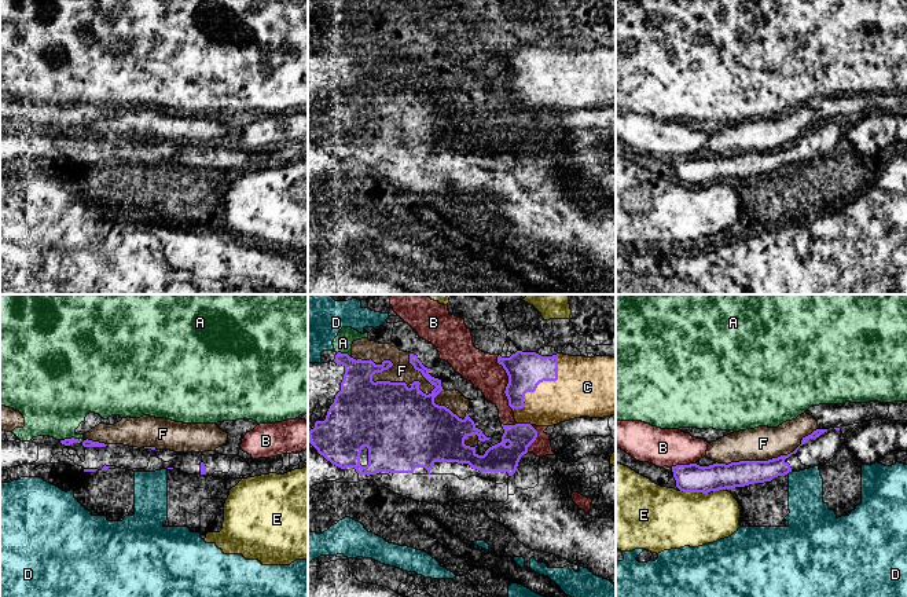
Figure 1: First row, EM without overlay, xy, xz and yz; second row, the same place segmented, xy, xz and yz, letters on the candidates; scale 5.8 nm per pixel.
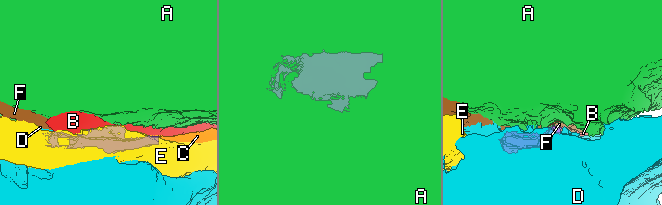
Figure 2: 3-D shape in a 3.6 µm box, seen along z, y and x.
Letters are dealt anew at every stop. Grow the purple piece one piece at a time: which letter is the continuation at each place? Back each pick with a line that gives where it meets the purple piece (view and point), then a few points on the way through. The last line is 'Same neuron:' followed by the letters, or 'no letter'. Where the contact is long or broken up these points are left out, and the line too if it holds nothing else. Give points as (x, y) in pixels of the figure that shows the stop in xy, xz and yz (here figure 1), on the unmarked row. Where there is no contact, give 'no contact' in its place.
C: contact xz (540, 73)
Same neuron: C

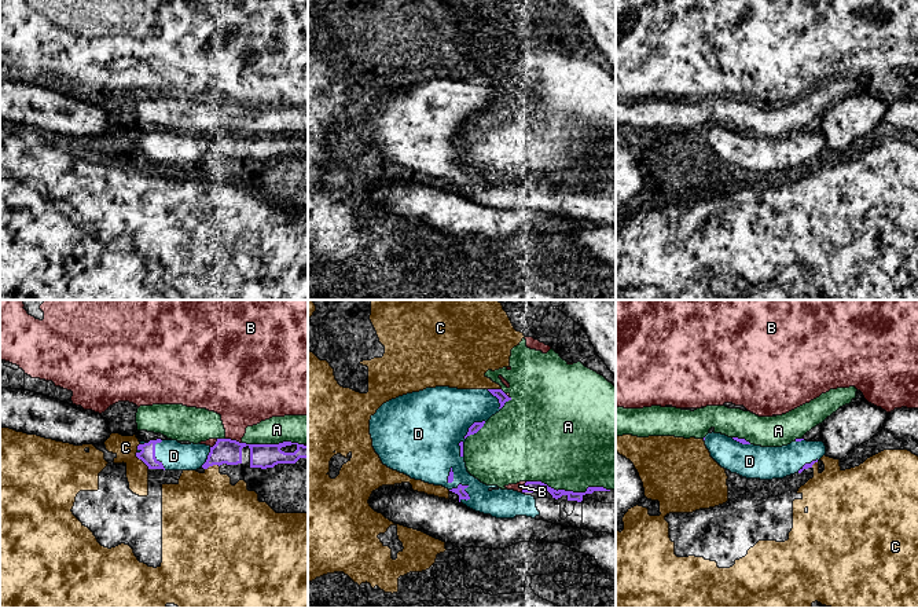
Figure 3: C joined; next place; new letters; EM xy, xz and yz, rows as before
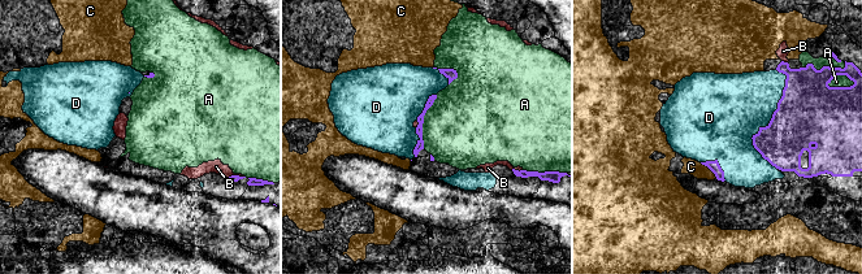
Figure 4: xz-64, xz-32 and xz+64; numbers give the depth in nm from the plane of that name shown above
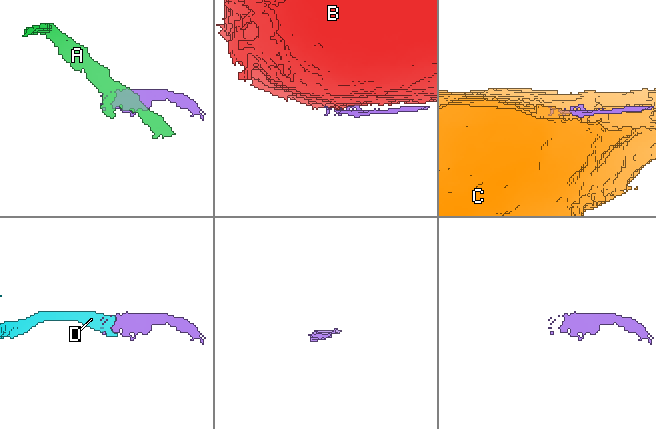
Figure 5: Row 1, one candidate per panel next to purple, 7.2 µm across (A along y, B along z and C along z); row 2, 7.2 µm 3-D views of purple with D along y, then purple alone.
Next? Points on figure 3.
D: contact xz (463, 178)
Same neuron: D

